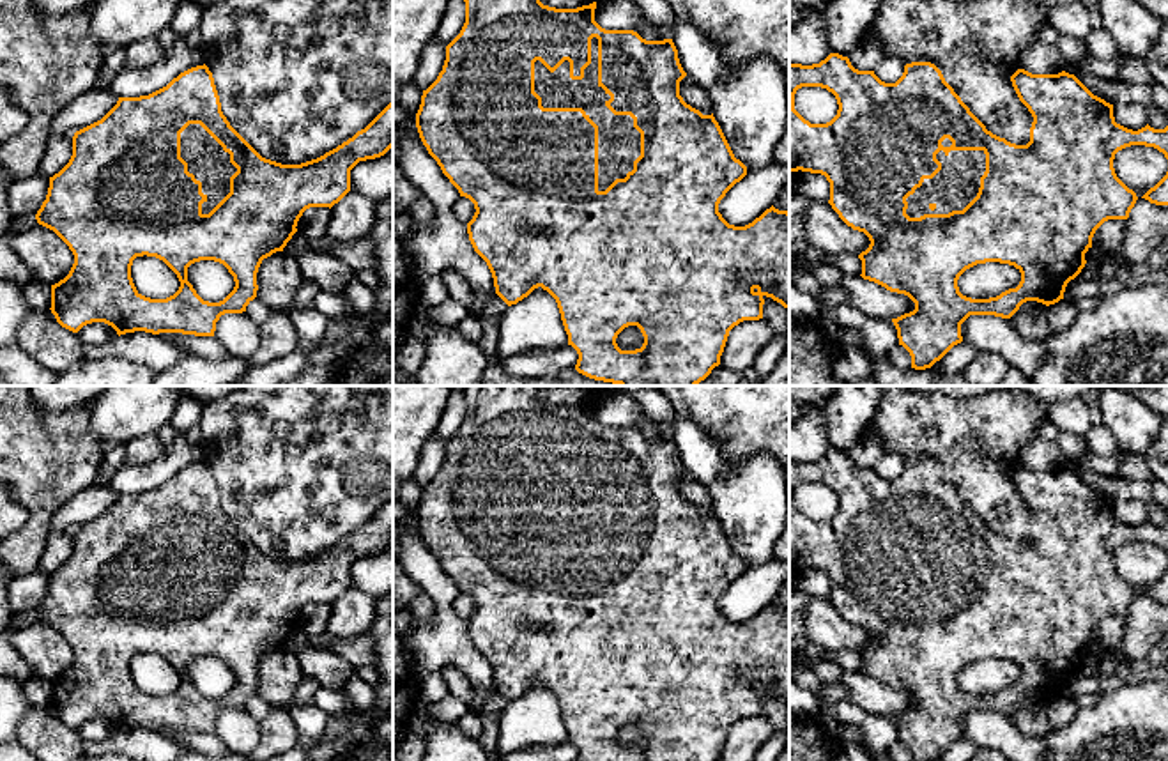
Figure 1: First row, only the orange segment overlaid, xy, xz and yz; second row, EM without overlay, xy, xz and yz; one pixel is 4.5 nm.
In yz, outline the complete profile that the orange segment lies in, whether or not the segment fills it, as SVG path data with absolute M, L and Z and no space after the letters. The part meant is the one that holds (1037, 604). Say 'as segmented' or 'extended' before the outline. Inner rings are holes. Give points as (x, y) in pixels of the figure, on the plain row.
extended; M830 450L825 457L812 462L791 460L789 458L789 568L811 568L821 570L830 579L828 600L839 611L839 614L853 626L864 628L871 641L858 651L862 657L862 674L885 683L890 688L904 690L915 699L915 706L892 715L899 742L903 742L910 752L911 761L934 761L940 757L954 742L963 738L961 720L970 711L995 711L1010 715L1023 699L1037 697L1046 703L1064 696L1065 683L1074 676L1085 664L1085 650L1092 644L1092 634L1095 626L1108 616L1127 616L1138 593L1129 586L1115 570L1113 556L1115 550L1131 542L1154 543L1168 556L1168 522L1164 526L1154 526L1149 520L1138 527L1127 526L1115 519L1113 501L1094 492L1074 471L1065 467L1058 471L1032 471L1025 465L1018 465L1010 473L1012 483L1019 497L1028 504L1034 513L1030 524L1030 538L1026 542L1016 542L1000 534L986 526L986 522L970 508L961 497L954 485L945 478L941 467L931 458L911 458L904 462L903 473L895 480L881 478L874 467L858 467L851 462L848 453ZM802 483L821 483L832 488L837 496L837 511L826 520L811 520L795 506L795 490ZM986 658L1000 658L1014 662L1021 669L1021 678L1016 685L1009 685L996 694L972 696L959 688L959 673Z

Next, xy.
extended; M196 462L166 483L140 494L119 494L97 519L73 533L73 552L53 573L46 596L35 611L39 621L53 626L73 648L69 671L51 681L51 710L57 719L78 729L92 719L111 722L117 731L145 727L214 733L216 719L225 710L242 710L257 694L257 669L264 655L283 648L297 628L297 618L310 603L333 603L350 588L350 566L366 556L384 552L393 543L393 499L365 526L326 549L301 559L281 561L262 554L227 517L209 464ZM136 653L163 657L179 674L179 687L166 696L142 692L131 674ZM200 657L223 660L234 673L234 687L219 699L204 697L188 678L188 664Z

